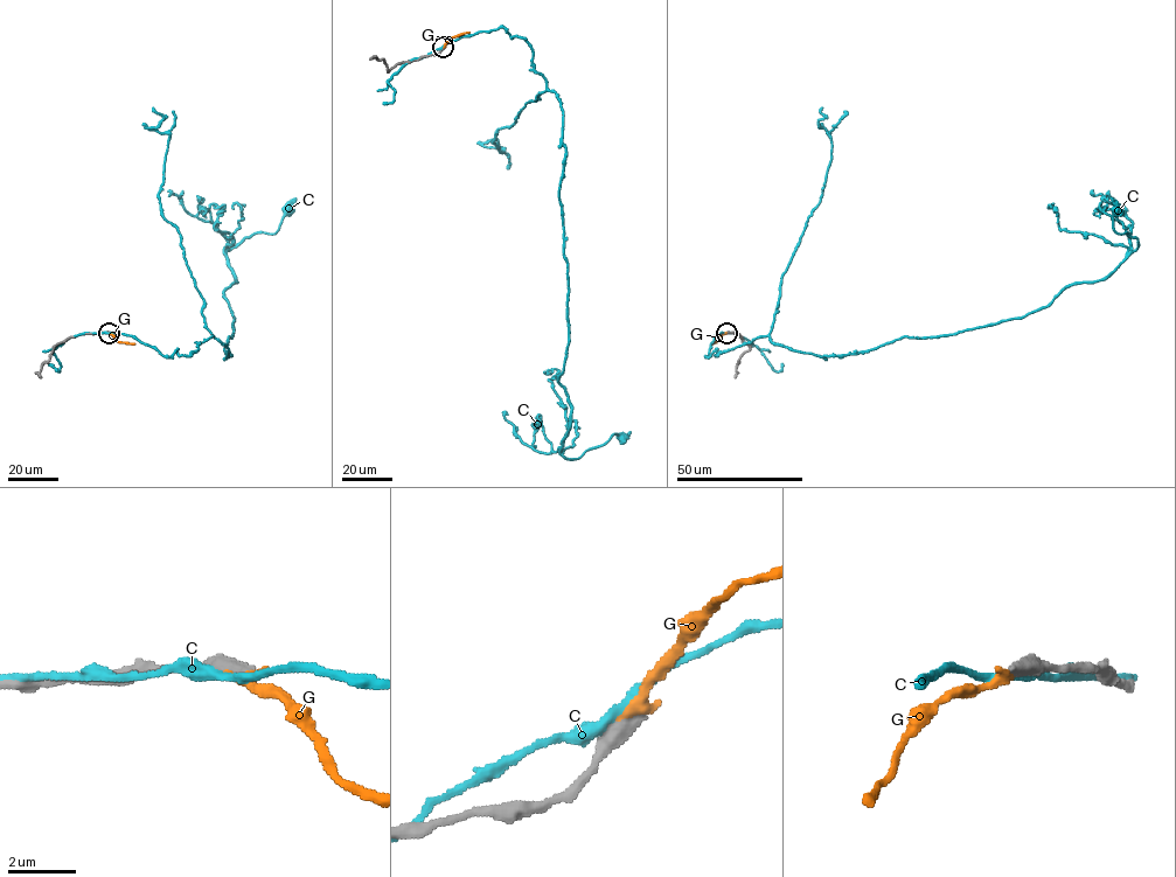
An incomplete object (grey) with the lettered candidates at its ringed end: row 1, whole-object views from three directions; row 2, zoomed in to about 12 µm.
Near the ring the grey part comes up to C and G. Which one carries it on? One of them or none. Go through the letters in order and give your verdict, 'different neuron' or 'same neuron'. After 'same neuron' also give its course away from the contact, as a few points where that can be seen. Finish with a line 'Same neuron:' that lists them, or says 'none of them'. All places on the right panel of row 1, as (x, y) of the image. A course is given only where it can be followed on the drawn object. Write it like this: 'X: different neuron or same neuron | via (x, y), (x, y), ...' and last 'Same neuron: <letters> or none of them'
C: different neuron
G: same neuron | via (726, 333), (711, 343)
Same neuron: G

